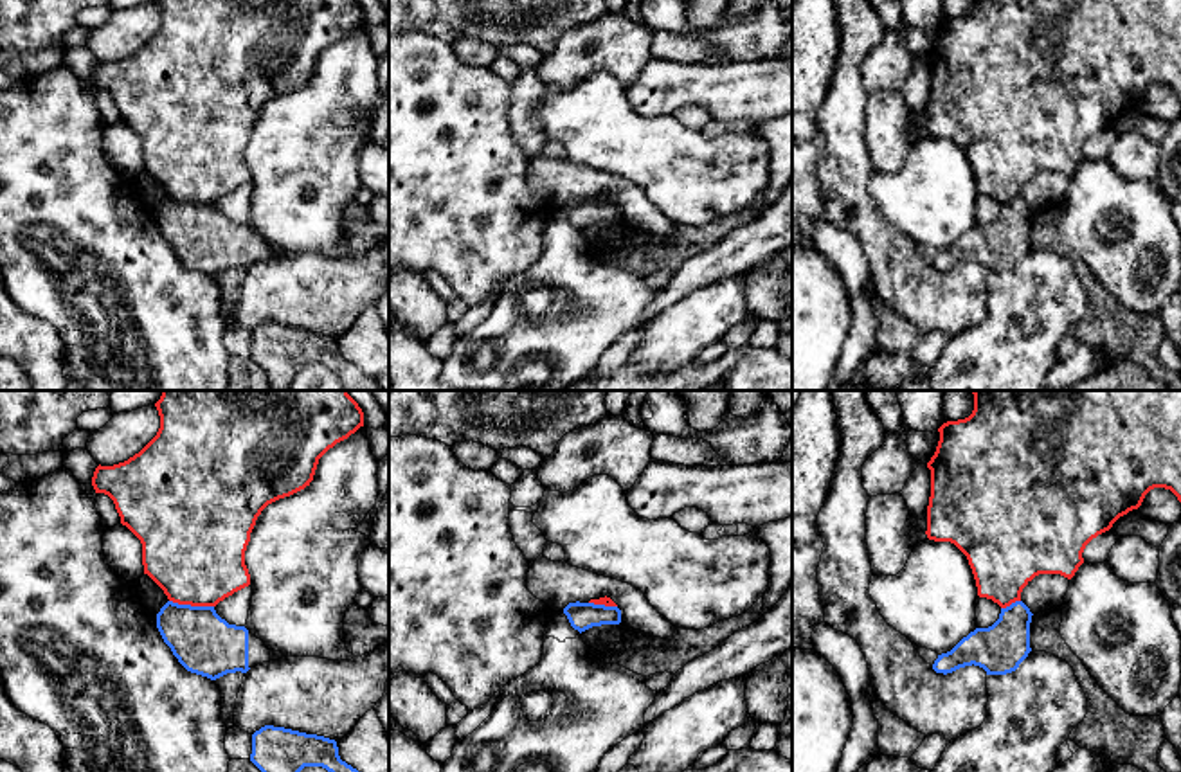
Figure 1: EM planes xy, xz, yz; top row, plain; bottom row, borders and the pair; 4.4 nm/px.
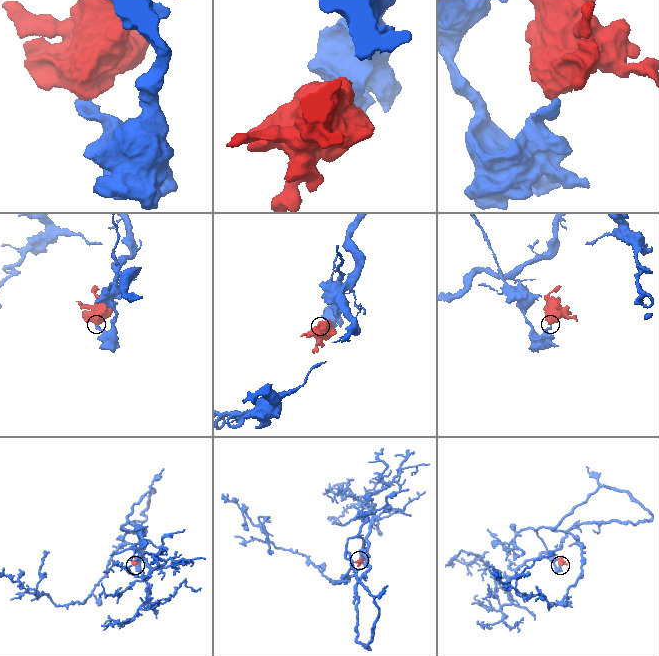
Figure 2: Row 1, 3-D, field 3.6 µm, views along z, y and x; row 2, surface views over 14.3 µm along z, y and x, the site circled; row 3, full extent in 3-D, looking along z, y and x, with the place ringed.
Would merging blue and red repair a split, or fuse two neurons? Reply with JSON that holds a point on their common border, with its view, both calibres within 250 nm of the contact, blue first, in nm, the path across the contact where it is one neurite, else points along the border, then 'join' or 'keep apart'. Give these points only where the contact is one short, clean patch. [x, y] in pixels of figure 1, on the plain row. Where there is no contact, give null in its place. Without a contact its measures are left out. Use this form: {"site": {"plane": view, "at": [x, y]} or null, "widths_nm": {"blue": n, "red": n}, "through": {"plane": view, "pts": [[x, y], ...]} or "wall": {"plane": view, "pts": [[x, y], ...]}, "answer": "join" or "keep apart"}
{"site": {"plane": "xy", "at": [189, 202]}, "widths_nm": {"blue": 280, "red": 460}, "wall": {"plane": "xy", "pts": [[170, 197], [180, 202], [213, 204]]}, "answer": "keep apart"}

